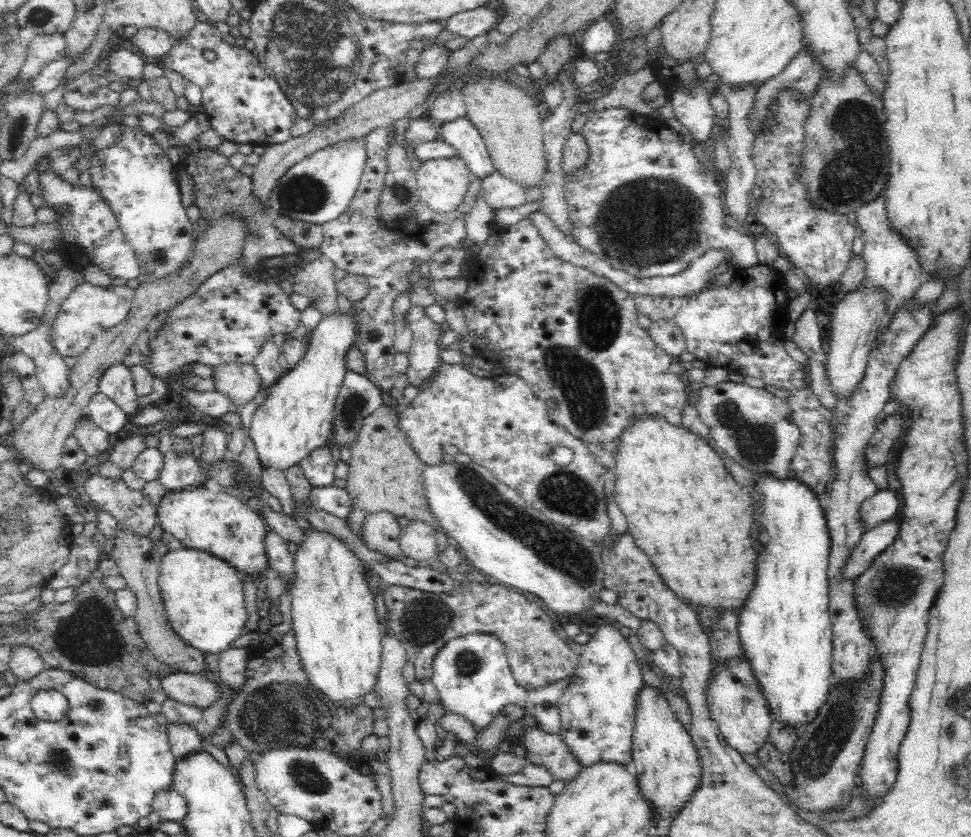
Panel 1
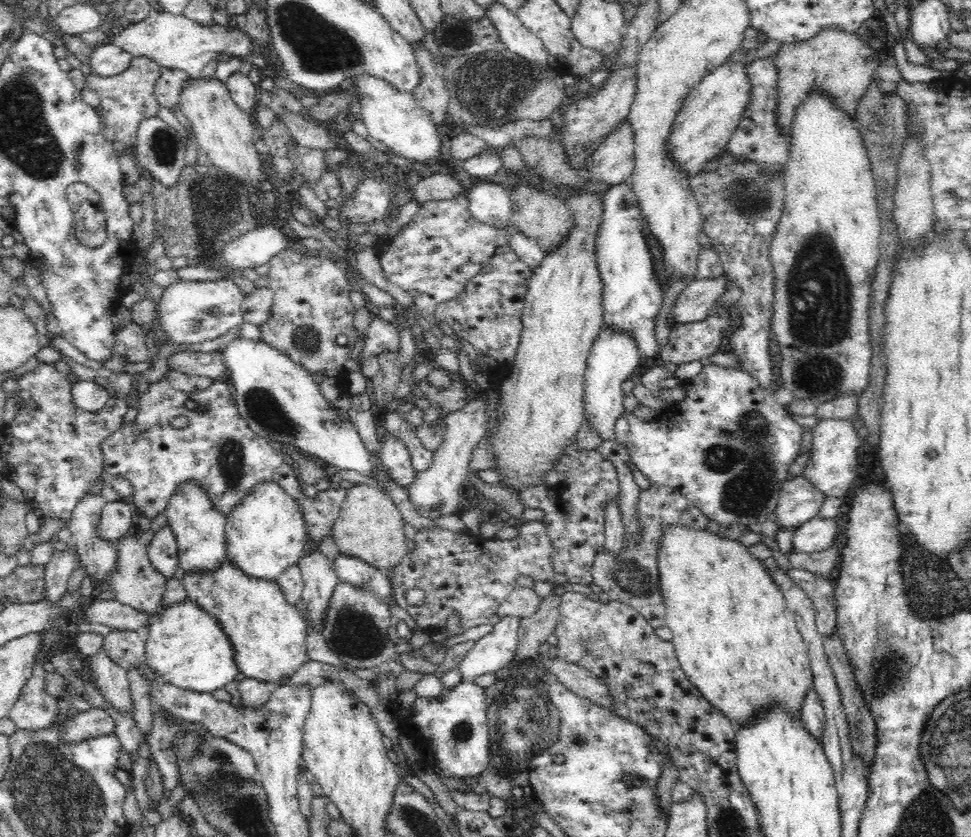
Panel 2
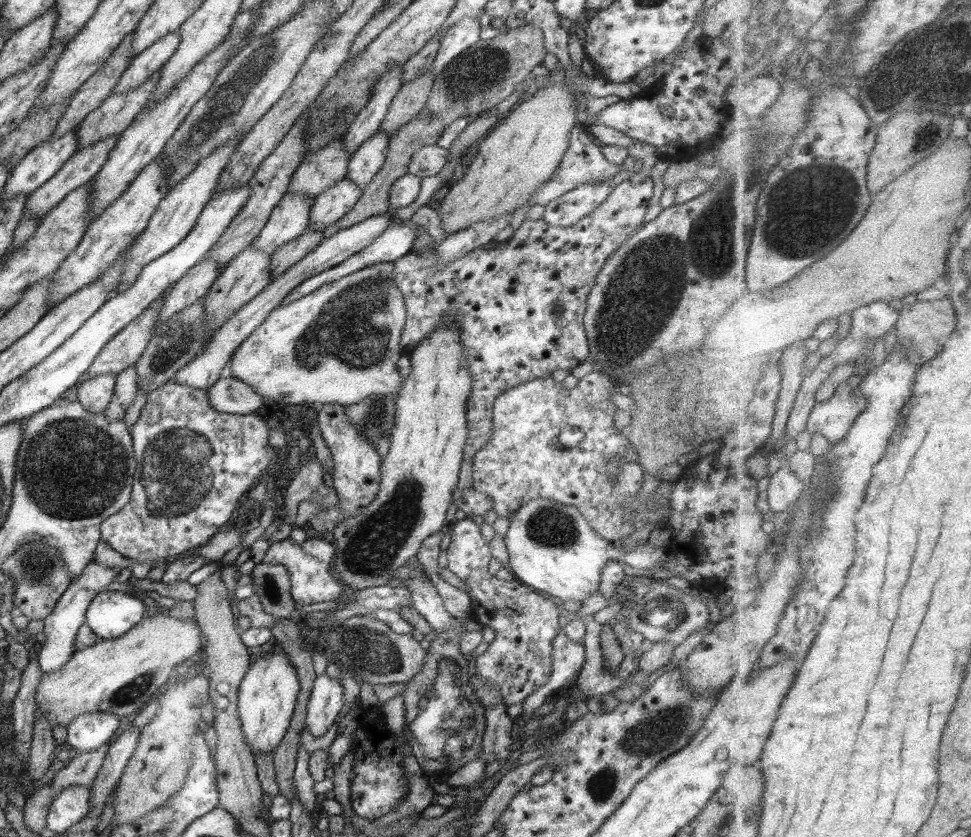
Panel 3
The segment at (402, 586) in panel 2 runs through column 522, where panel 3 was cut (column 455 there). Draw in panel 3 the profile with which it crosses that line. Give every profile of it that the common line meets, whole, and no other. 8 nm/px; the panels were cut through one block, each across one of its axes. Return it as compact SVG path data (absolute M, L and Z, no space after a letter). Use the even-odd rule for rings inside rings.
M464 518L456 524L449 525L451 542L446 550L448 571L461 578L468 586L472 599L472 616L484 627L488 626L496 632L496 638L491 642L487 651L474 660L476 664L476 676L484 680L492 690L498 690L505 704L520 704L527 696L530 696L536 689L548 683L552 673L552 642L560 635L560 615L562 608L558 608L556 602L538 594L536 589L525 584L518 584L517 581L504 581L497 579L488 573L488 563L492 560L491 546L484 540L480 527L473 518Z

